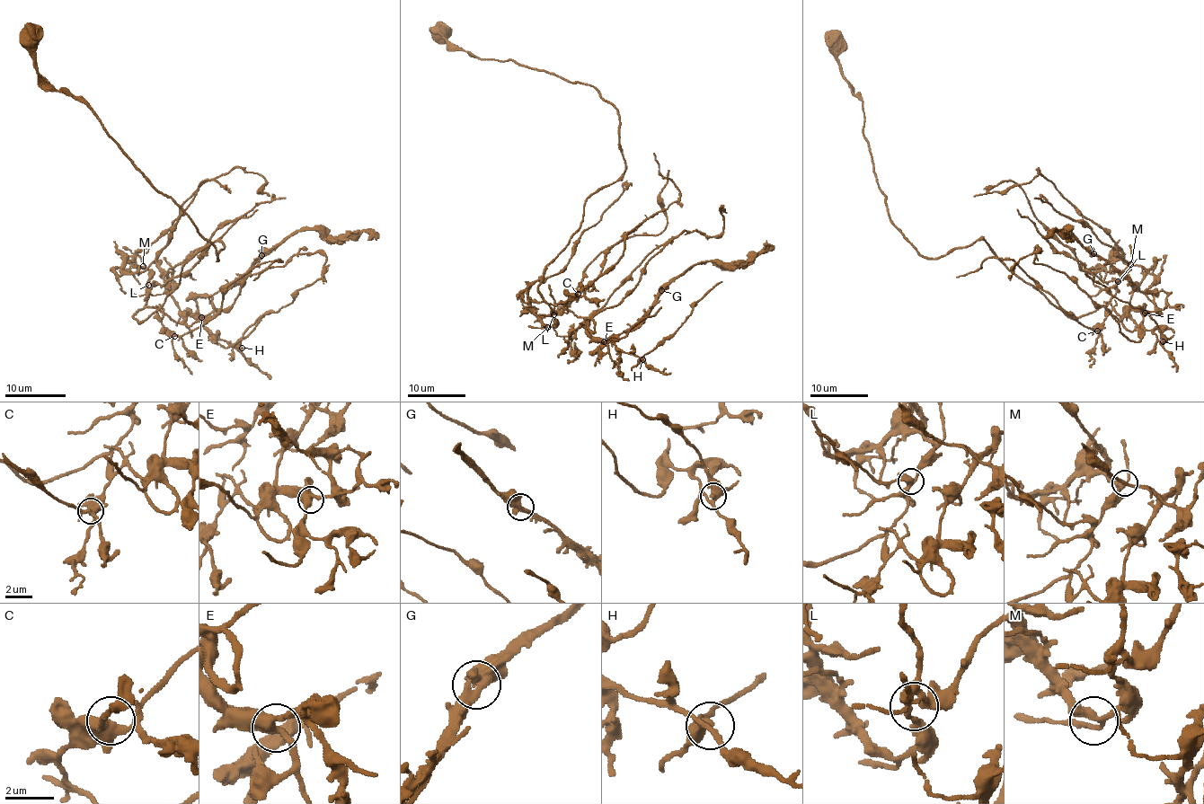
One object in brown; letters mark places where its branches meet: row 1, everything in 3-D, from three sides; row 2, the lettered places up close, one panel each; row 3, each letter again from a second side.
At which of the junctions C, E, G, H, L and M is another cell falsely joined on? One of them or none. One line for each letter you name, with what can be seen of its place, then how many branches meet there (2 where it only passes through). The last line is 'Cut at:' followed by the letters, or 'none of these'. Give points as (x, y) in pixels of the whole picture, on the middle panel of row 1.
G: at (661, 290); 2 branches meet
Cut at: G

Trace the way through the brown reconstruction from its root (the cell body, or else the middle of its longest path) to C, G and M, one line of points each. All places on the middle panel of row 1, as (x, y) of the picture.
C: (438, 35), (481, 58), (590, 84), (616, 109), (625, 172), (587, 200), (538, 287), (559, 305), (578, 294)
G: (438, 35), (590, 84), (616, 109), (625, 172), (587, 200), (543, 298), (606, 352), (661, 289)
M: (438, 35), (481, 58), (590, 84), (616, 109), (625, 172), (587, 200), (579, 229), (546, 267), (547, 327)

